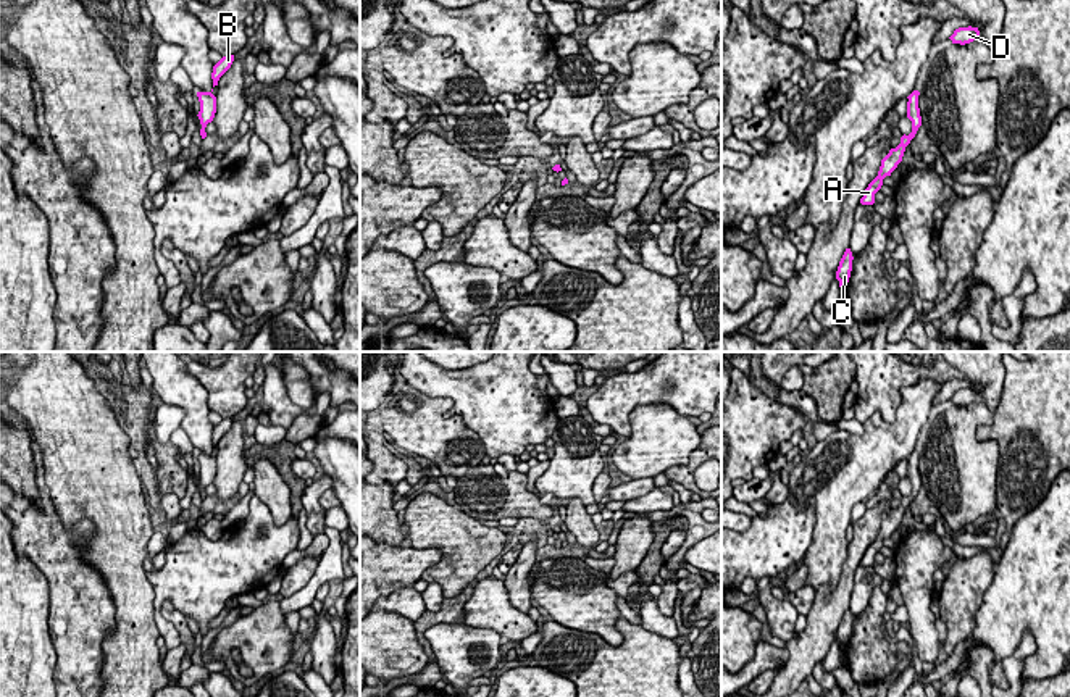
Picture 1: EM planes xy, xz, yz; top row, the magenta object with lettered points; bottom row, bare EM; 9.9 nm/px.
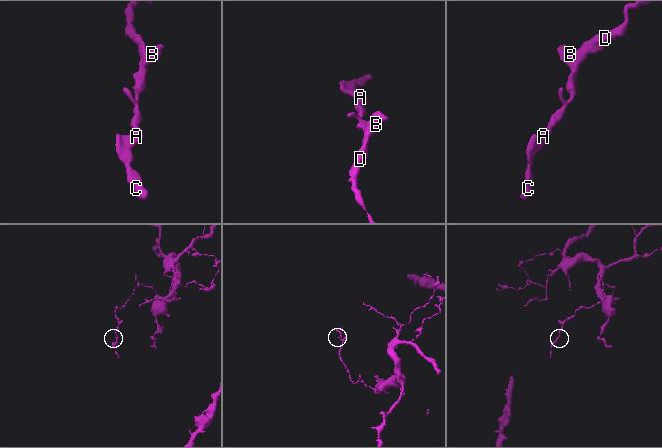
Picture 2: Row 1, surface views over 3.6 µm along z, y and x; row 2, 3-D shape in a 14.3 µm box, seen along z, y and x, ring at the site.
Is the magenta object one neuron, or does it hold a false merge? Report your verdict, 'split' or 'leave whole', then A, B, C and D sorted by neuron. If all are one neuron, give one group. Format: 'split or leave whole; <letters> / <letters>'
split; A C / B D

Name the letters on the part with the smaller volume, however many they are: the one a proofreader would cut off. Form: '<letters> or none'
A, C

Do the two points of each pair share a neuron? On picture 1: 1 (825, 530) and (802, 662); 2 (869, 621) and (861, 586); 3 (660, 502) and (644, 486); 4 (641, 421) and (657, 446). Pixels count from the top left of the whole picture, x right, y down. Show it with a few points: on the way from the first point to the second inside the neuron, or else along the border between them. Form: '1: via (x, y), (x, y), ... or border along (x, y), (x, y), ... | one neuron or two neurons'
1: border along (843, 565), (838, 583), (815, 594) | two neurons
2: border along (878, 584), (867, 607), (854, 620) | two neurons
3: border along (656, 488), (626, 502) | two neurons
4: via (647, 428), (657, 439) | one neuron

